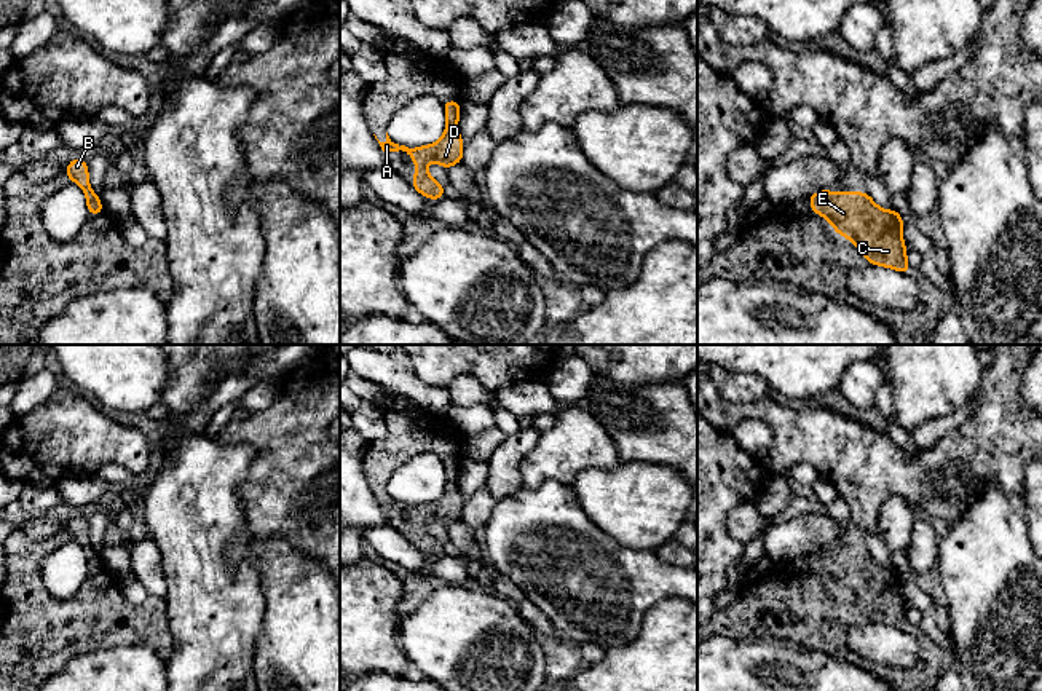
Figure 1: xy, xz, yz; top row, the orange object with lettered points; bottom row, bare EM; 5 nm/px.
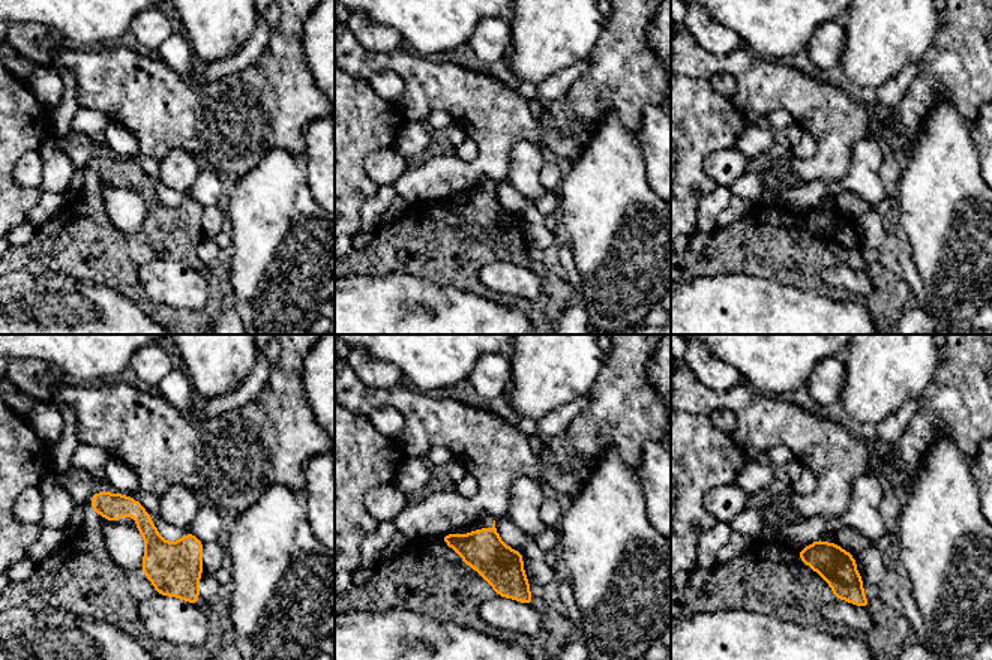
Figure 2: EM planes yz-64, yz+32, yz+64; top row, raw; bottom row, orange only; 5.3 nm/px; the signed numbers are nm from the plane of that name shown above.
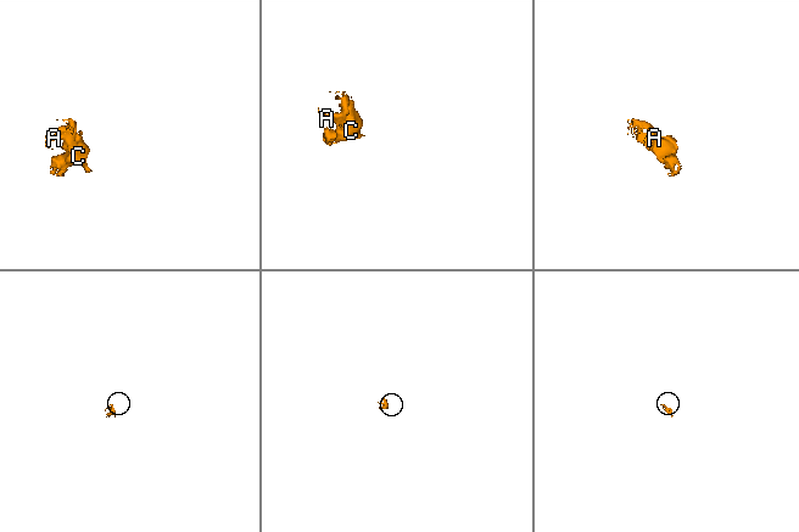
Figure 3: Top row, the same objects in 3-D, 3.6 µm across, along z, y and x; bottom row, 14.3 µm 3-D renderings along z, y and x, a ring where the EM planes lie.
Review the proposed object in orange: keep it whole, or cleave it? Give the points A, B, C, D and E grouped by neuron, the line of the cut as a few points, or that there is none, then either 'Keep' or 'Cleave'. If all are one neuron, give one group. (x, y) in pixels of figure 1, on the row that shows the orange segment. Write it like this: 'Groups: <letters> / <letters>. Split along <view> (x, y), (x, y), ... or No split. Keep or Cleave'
Groups: A B C D E. No split. Keep

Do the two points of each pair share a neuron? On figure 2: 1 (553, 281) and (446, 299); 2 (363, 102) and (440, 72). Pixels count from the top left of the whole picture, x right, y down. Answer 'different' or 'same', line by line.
1: different
2: different

